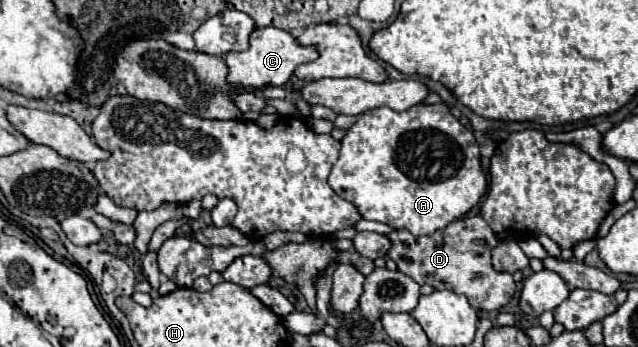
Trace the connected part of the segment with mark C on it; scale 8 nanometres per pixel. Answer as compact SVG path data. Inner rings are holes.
M256 28L252 32L252 38L250 38L250 48L244 50L244 52L232 52L232 54L226 54L224 60L230 68L228 72L228 82L234 82L234 84L242 84L246 88L262 88L262 86L284 86L294 70L300 66L300 64L306 64L306 62L312 62L318 58L318 50L316 46L302 46L298 44L298 40L288 32L288 30L282 30L282 28Z

